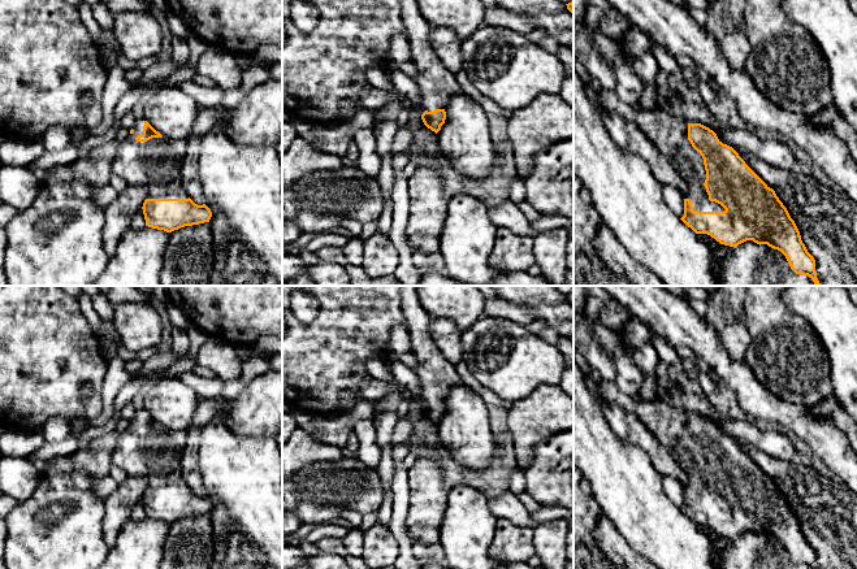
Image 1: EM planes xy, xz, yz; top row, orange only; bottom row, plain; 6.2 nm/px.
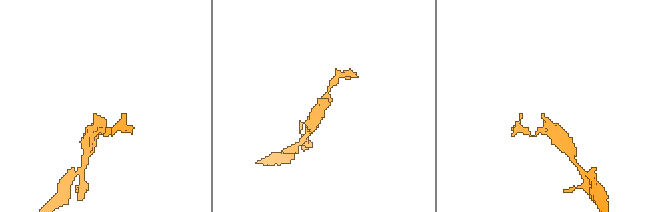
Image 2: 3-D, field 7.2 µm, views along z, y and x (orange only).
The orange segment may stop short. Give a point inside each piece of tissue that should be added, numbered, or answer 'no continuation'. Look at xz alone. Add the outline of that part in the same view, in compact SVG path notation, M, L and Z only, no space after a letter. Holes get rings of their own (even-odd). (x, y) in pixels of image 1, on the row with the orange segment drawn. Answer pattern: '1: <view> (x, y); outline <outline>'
1: xz (436, 83); outline M401 0L401 16L403 34L411 49L411 62L416 66L412 79L419 87L421 105L428 112L445 109L450 99L463 91L429 42L433 26L420 13L417 0Z

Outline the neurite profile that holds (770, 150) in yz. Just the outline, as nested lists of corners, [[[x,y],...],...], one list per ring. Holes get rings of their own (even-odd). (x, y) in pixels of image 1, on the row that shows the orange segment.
[[[728,129],[717,133],[717,136],[719,142],[732,147],[737,153],[748,153],[782,170],[789,170],[796,162],[787,143],[772,135],[761,136],[752,130]]]

